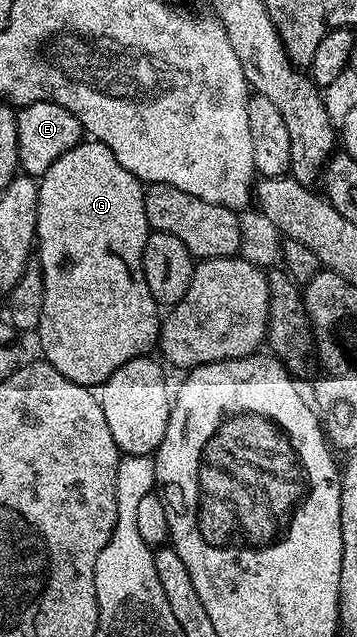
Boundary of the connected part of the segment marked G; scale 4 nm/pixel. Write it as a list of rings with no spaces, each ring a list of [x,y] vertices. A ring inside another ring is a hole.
[[[82,141],[76,143],[51,169],[47,169],[45,174],[40,176],[38,182],[38,223],[35,242],[35,255],[39,260],[39,266],[43,273],[43,313],[39,317],[39,325],[35,332],[36,338],[41,338],[41,351],[44,362],[51,364],[63,377],[71,381],[81,383],[90,389],[96,388],[104,383],[120,366],[127,364],[132,359],[141,356],[148,356],[151,349],[155,347],[161,334],[162,316],[159,312],[159,306],[151,295],[151,290],[147,287],[147,281],[144,279],[144,247],[151,232],[147,213],[145,212],[145,187],[140,179],[137,179],[107,149],[107,145],[96,141]]]

